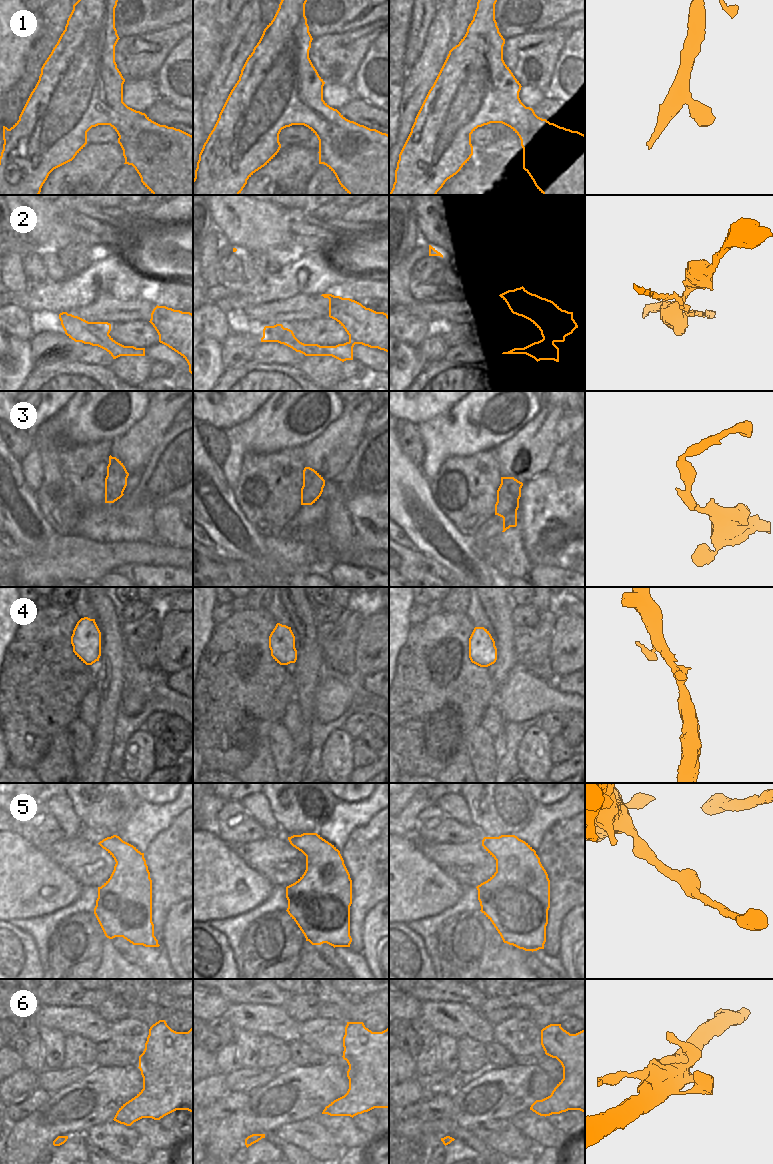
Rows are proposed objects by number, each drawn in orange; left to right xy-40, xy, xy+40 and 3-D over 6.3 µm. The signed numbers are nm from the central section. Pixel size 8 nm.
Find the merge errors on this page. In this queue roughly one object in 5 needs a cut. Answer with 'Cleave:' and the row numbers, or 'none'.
Cleave: 2

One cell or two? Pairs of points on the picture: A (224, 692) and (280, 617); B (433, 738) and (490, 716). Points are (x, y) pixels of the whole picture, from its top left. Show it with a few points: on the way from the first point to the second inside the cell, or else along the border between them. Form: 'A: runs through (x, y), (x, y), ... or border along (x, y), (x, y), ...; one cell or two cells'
A: border along (266, 609), (277, 622); two cells
B: border along (494, 702), (485, 710), (480, 724); two cells

